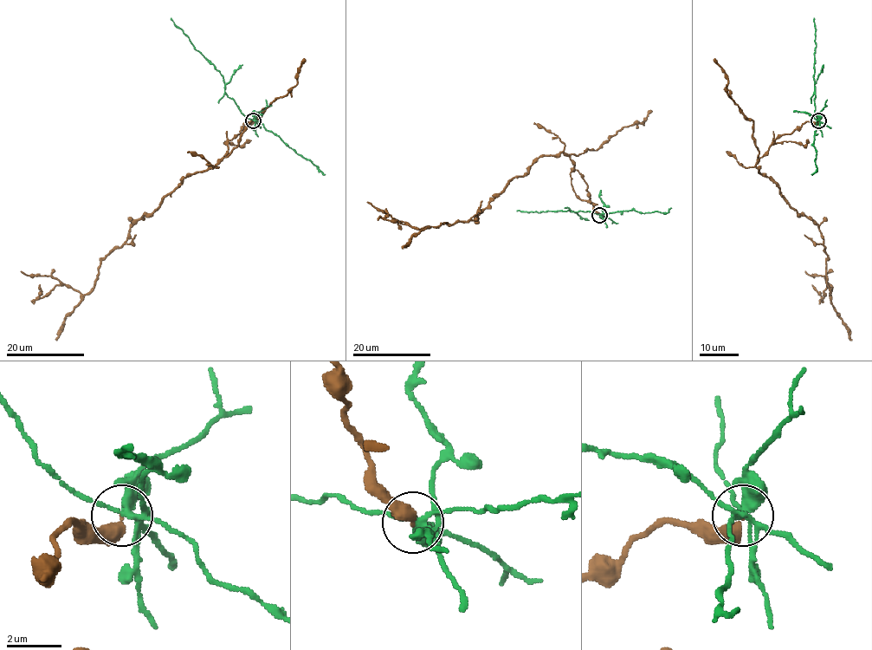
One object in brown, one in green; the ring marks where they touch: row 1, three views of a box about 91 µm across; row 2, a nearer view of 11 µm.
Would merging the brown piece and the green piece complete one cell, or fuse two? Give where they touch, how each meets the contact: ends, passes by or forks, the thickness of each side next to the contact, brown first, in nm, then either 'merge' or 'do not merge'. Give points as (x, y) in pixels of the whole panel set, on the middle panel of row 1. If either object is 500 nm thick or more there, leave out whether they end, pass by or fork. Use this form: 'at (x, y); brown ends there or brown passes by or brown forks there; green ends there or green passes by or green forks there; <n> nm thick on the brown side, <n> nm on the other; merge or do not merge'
at (599, 215); brown ends there; green forks there; 400 nm thick on the brown side, 280 nm on the other; do not merge

